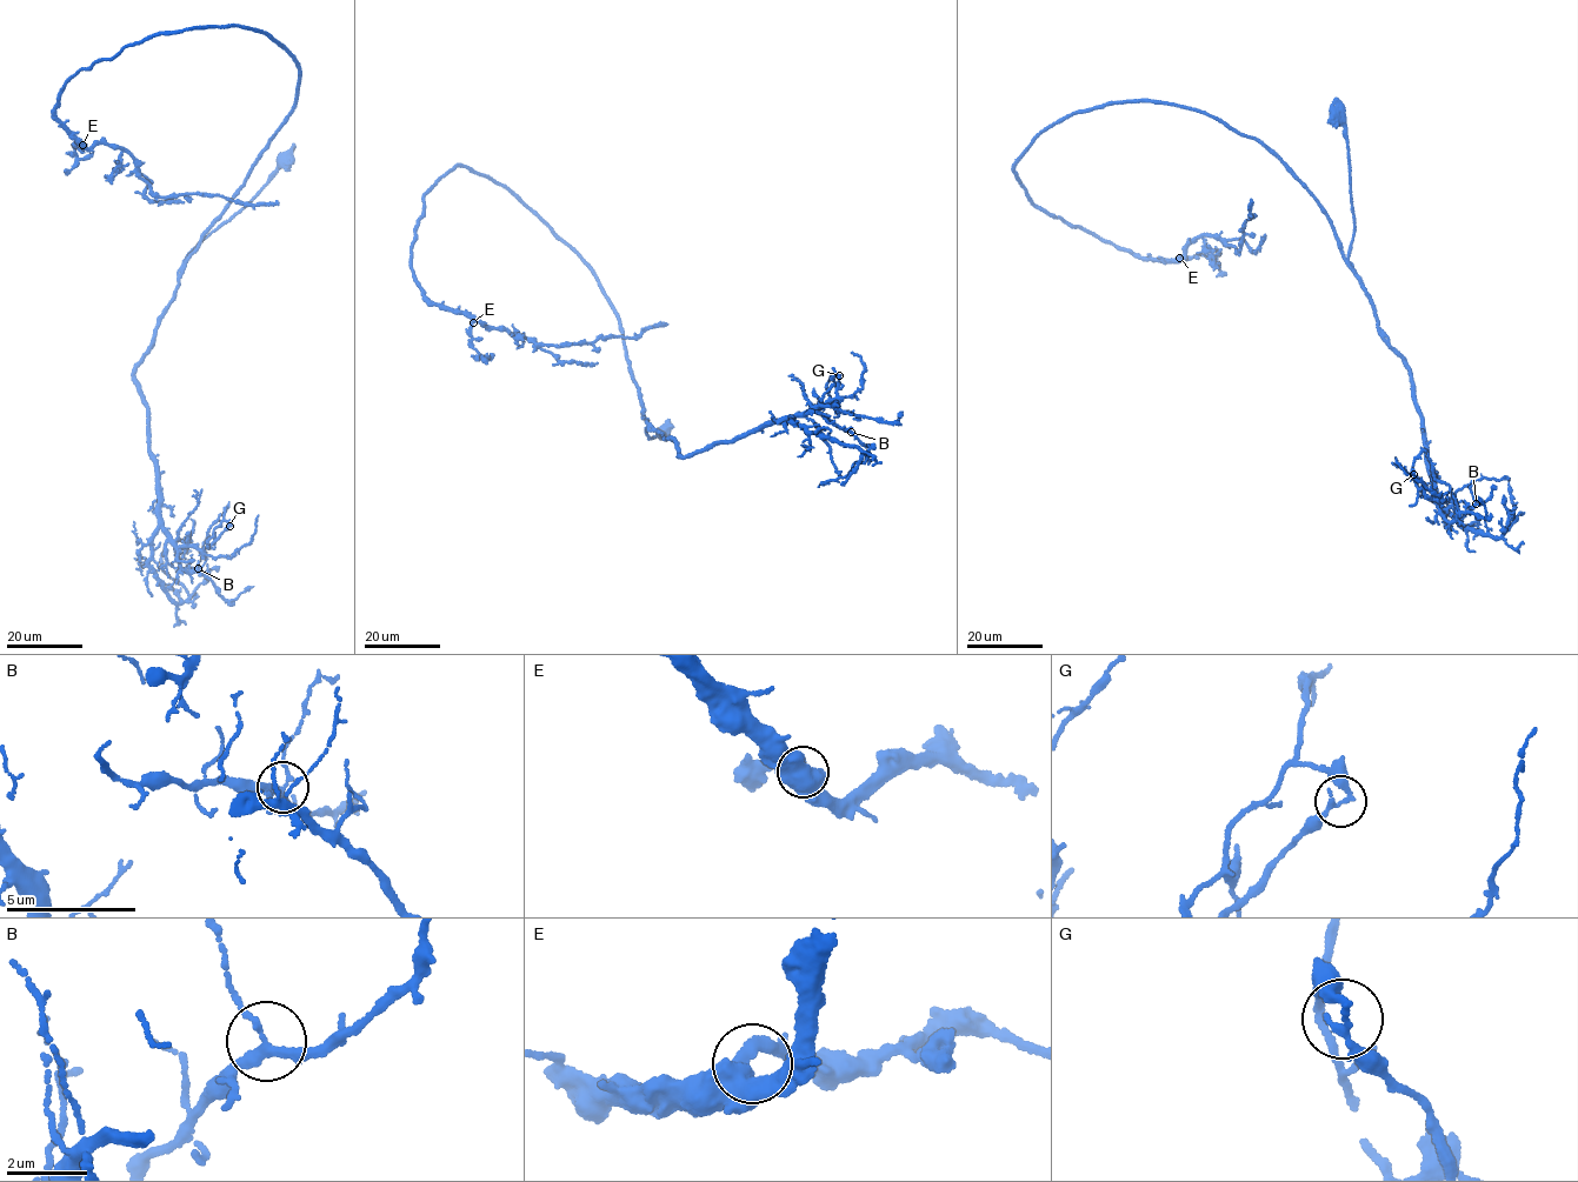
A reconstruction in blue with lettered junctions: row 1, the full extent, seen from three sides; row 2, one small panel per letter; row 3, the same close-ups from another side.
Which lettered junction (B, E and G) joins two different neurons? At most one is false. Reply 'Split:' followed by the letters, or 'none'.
Split: G

